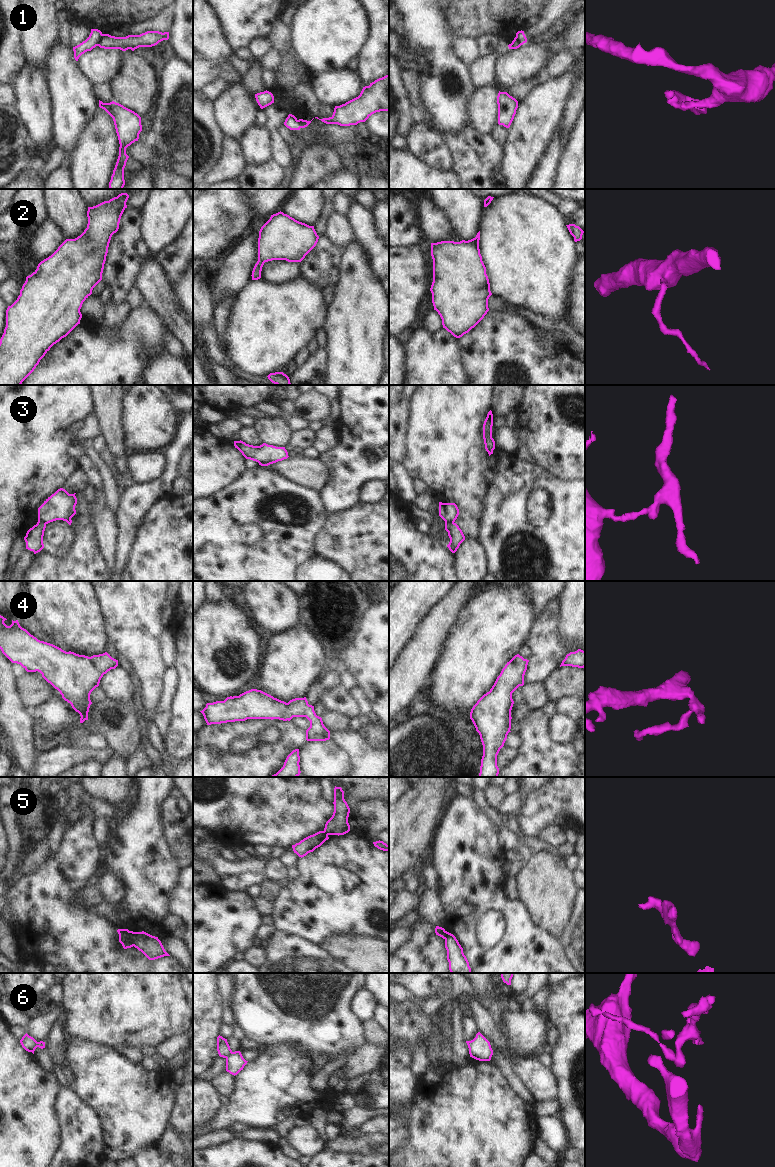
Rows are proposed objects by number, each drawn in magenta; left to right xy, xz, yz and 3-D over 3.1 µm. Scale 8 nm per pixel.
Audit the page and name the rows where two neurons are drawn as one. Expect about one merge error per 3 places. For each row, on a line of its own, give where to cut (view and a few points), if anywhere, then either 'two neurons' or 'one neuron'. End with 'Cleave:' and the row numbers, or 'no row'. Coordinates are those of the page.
1: cut in xy along (103, 34), (97, 45); two neurons
2: no cut; one neuron
3: cut in yz along (453, 522), (445, 523); two neurons
4: no cut; one neuron
5: cut in xy along (128, 931), (130, 941), (134, 945); two neurons
6: cut in xz along (232, 1052), (225, 1057); two neurons
Cleave: 1, 3, 5, 6

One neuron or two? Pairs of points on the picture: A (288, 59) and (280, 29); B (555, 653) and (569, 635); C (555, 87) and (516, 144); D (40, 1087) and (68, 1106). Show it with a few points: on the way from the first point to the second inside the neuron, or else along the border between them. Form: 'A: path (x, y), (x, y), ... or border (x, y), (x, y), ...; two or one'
A: path (287, 52), (281, 36); one
B: border (558, 618), (559, 636), (566, 643), (574, 646); two
C: path (547, 101), (539, 114), (523, 130); one
D: border (60, 1085), (56, 1101), (58, 1121); two

